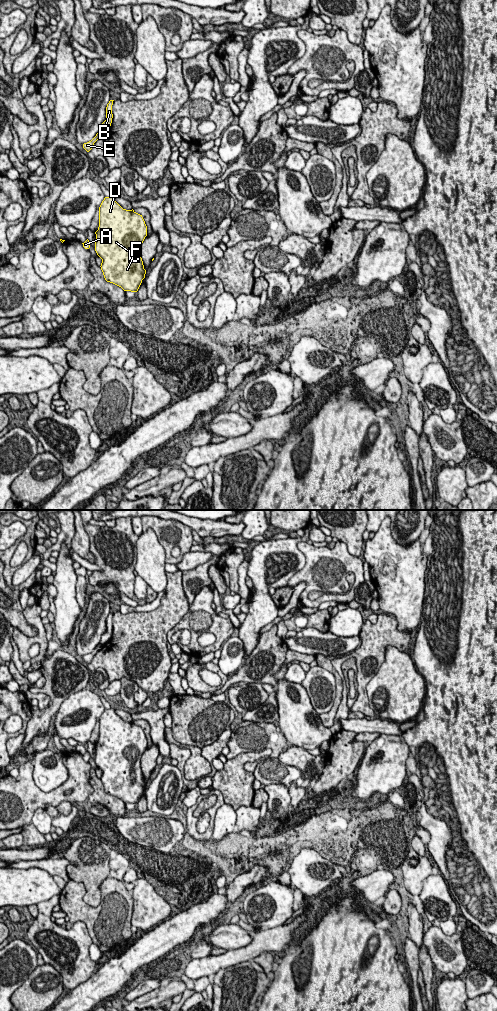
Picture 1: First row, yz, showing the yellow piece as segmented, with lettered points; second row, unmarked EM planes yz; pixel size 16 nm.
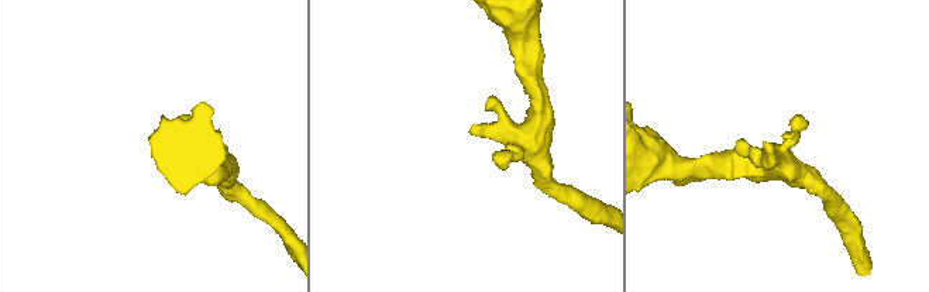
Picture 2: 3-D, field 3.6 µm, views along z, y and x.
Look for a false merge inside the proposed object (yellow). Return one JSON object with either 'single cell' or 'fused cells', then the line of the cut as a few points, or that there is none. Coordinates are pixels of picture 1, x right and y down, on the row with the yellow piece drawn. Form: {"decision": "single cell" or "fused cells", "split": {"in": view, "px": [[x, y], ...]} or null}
{"decision": "fused cells", "split": {"in": "yz", "px": [[100, 131], [102, 133]]}}

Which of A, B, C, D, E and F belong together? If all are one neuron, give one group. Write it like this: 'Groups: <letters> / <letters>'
Groups: A B / C D E F

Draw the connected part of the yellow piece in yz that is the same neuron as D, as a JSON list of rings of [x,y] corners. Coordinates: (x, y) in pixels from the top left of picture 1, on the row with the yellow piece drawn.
[[[113,196],[105,197],[99,207],[99,227],[95,234],[95,251],[102,259],[100,267],[105,280],[124,291],[137,292],[146,274],[141,245],[147,236],[147,226],[142,215],[133,209],[123,209]]]

